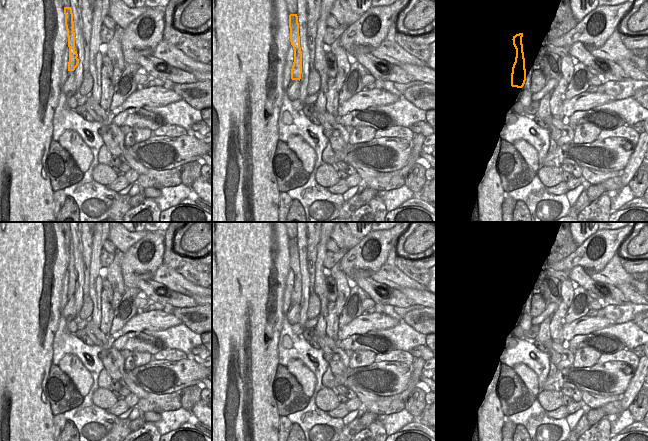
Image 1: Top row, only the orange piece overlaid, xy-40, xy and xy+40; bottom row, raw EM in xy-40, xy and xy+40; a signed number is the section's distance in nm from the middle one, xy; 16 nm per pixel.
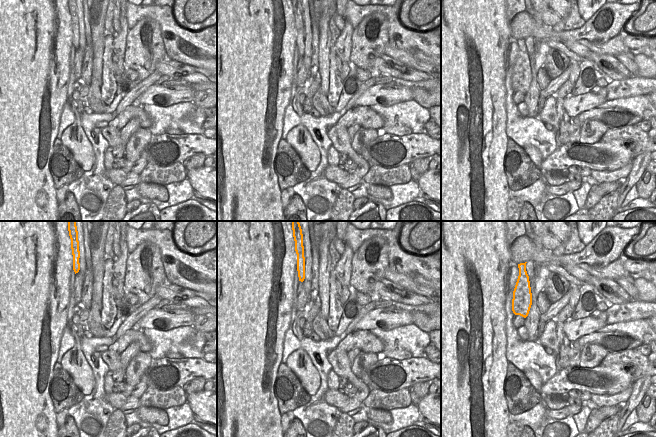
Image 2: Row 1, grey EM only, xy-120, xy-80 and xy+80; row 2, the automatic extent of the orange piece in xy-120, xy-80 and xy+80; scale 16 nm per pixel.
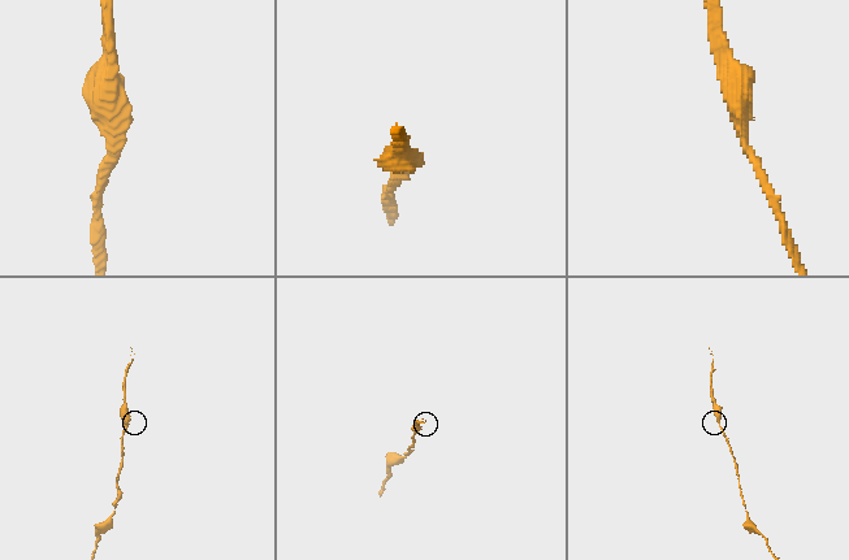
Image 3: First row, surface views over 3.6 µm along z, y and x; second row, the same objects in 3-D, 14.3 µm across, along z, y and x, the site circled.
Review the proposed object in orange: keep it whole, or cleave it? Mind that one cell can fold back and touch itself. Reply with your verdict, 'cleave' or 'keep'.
keep

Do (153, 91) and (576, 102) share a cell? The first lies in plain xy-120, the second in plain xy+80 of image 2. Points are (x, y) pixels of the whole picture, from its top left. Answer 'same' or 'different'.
same

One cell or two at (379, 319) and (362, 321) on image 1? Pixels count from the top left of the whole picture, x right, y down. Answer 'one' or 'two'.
one

